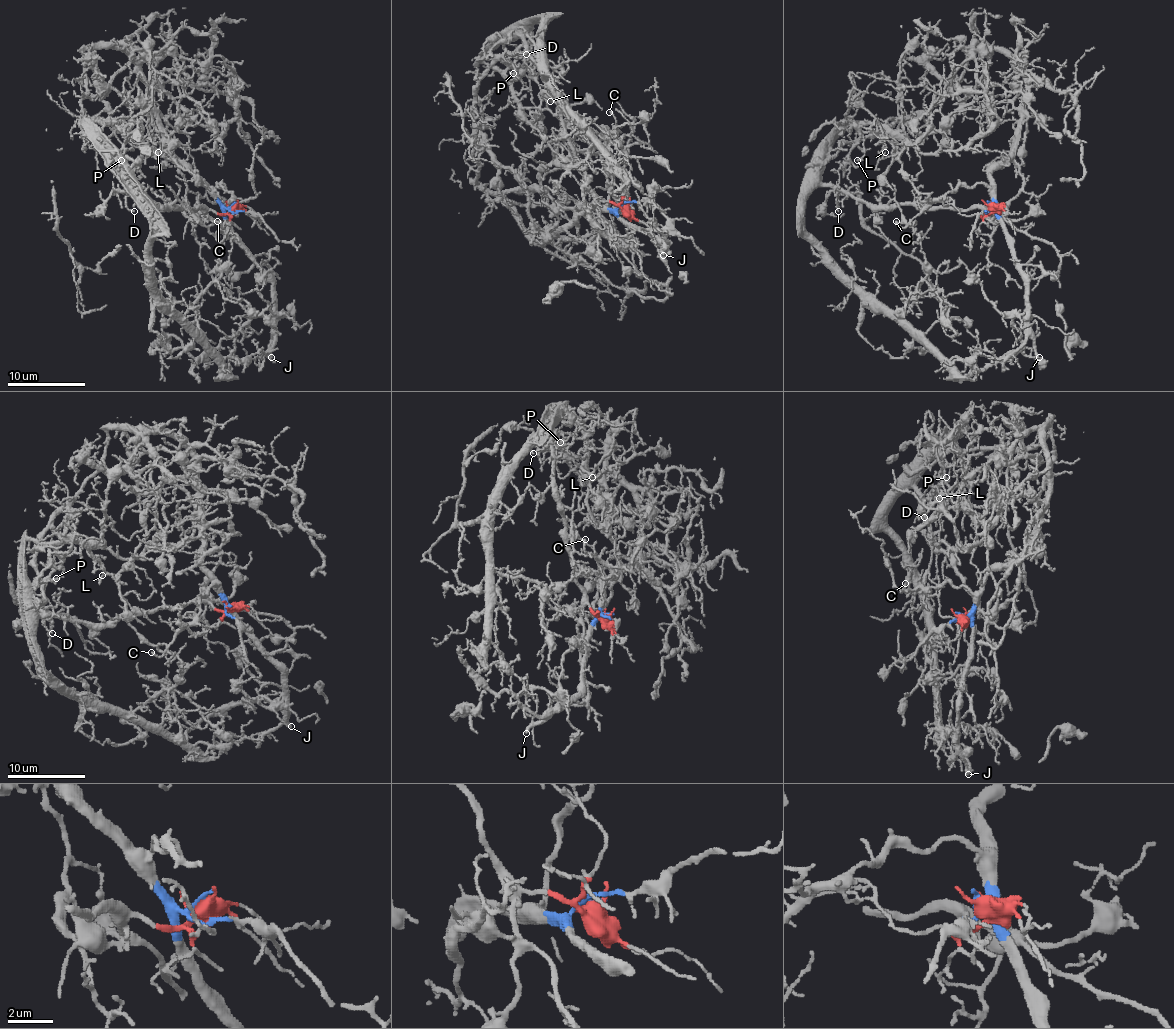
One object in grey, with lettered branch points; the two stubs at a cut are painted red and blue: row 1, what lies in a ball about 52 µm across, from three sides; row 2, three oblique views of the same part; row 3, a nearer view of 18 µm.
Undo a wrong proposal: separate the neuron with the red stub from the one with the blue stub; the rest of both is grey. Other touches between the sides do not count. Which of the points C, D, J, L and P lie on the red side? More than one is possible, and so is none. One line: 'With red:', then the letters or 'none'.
With red: D, L, P

